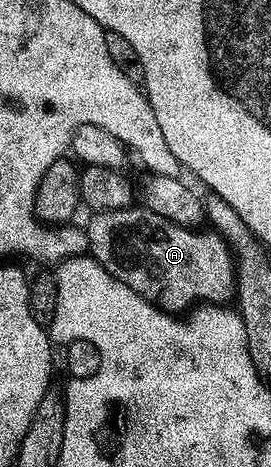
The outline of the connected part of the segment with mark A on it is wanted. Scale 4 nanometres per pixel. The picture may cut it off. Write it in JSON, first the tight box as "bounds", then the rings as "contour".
{"bounds":[85,205,234,313],"contour":[[[132,205],[120,211],[101,211],[92,214],[90,218],[91,220],[85,223],[90,258],[96,259],[107,272],[117,277],[117,281],[129,285],[133,293],[149,300],[160,311],[183,313],[200,301],[209,305],[223,305],[228,302],[227,298],[230,300],[234,296],[233,256],[220,235],[198,235],[198,230],[177,225],[143,205]]]}

